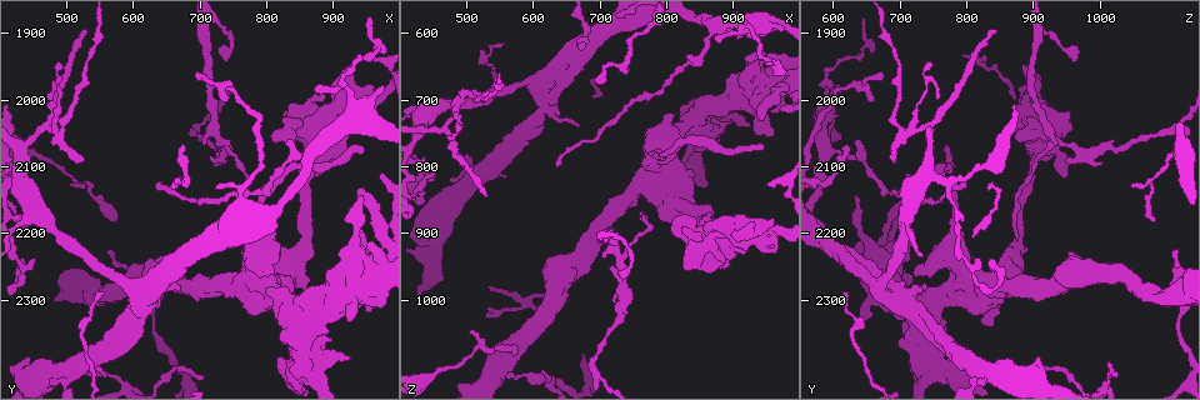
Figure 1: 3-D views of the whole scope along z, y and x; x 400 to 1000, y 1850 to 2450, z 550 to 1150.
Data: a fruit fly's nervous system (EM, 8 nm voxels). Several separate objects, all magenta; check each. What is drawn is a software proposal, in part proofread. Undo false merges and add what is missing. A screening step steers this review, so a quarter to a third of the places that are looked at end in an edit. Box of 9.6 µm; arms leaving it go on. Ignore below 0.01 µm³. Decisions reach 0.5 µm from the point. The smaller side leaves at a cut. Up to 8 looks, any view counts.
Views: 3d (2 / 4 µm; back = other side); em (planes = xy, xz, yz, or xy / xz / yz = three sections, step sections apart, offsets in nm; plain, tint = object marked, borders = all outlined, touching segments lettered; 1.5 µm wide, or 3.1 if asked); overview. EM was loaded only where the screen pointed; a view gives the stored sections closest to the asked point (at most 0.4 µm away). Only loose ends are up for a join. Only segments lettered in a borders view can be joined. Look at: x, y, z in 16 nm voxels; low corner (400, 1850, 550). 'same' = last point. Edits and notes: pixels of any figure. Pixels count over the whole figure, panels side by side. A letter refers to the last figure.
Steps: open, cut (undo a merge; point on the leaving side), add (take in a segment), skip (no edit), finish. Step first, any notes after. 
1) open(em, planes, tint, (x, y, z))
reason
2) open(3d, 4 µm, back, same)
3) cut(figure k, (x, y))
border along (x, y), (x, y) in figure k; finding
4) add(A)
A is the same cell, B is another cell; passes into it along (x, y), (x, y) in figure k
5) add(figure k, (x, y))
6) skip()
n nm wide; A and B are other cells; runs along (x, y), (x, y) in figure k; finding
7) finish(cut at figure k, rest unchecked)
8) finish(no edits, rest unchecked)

open(em, xy, step 8, borders, (695, 1965, 665))
tapers out

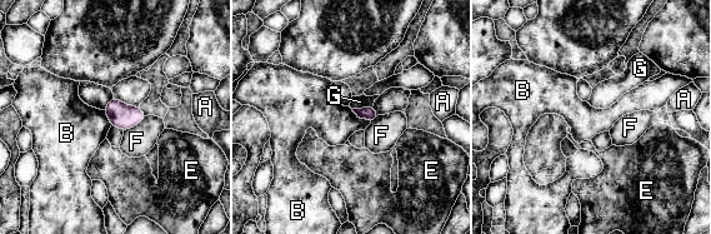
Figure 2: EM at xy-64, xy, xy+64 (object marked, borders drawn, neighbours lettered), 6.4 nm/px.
open(em, planes, borders, same)

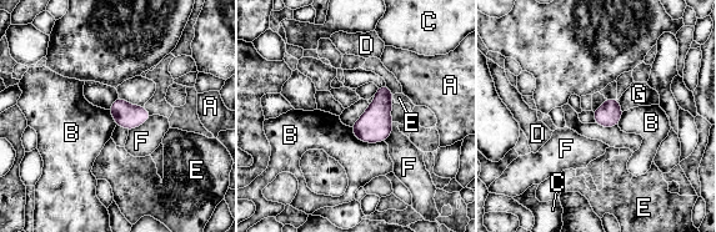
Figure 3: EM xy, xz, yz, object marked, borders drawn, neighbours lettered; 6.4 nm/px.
skip()
160 nm wide; A, B, C, D, E, F and G are other cells; border along (350, 127), (365, 142), (384, 142) in figure 3; none of them fits

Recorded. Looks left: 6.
open(em, xy, step 4, borders, (635, 2130, 800))
long arm stops here

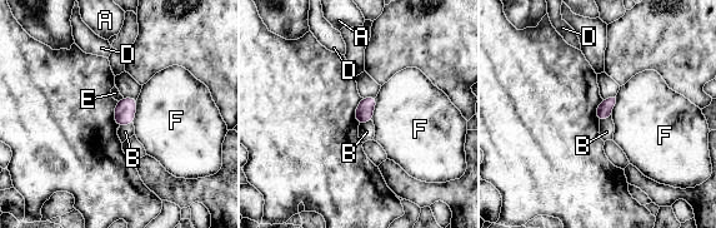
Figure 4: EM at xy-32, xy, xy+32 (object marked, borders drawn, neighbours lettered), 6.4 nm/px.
skip()
A, B, D, E and F are other cells; none of them fits

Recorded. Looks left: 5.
open(3d, 2 µm, (800, 2260, 720))

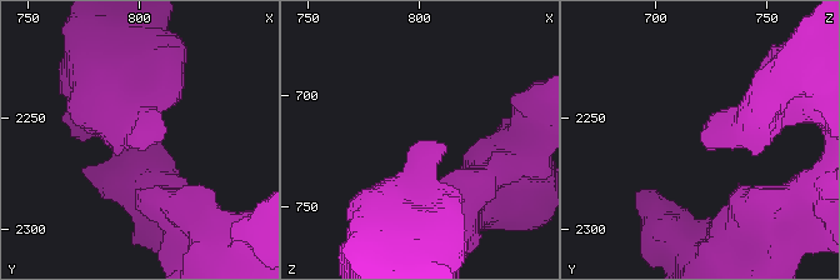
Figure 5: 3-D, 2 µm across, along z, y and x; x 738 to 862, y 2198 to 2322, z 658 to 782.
open(em, planes, tint, (804, 2259, 720))

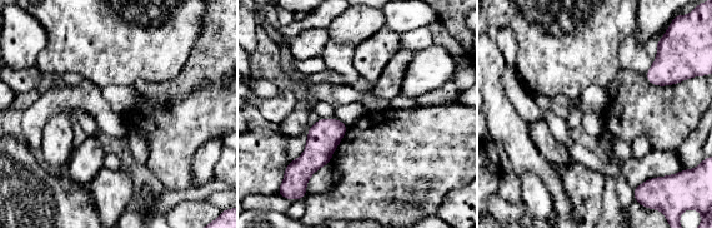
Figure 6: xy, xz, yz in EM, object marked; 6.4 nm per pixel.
open(em, planes, borders, same)

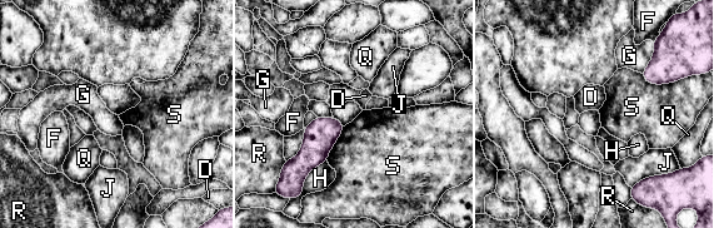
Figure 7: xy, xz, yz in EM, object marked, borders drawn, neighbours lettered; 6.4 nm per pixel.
skip()
200 nm wide; D, F, G, H, J, Q, R and S are other cells; border along (653, 55), (642, 73) in figure 7; none of them fits

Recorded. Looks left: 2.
finish(no edits, rest unchecked)

